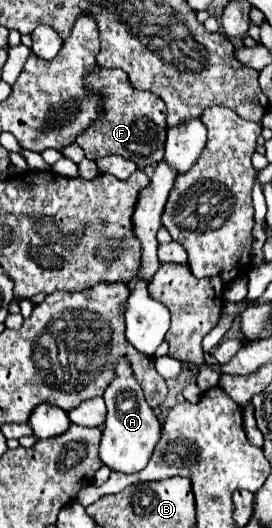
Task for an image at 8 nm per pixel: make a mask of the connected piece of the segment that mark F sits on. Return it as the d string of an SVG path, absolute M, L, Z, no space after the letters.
M97 68L87 82L105 96L105 104L103 118L99 118L89 130L85 130L85 134L81 134L81 138L77 138L77 144L85 150L85 156L91 160L99 160L117 154L133 160L139 168L159 164L163 160L163 146L167 134L165 102L149 90L133 88L129 76L119 68Z

